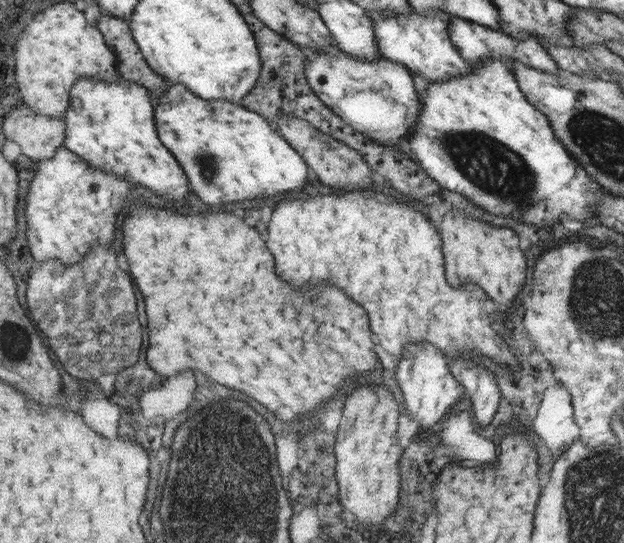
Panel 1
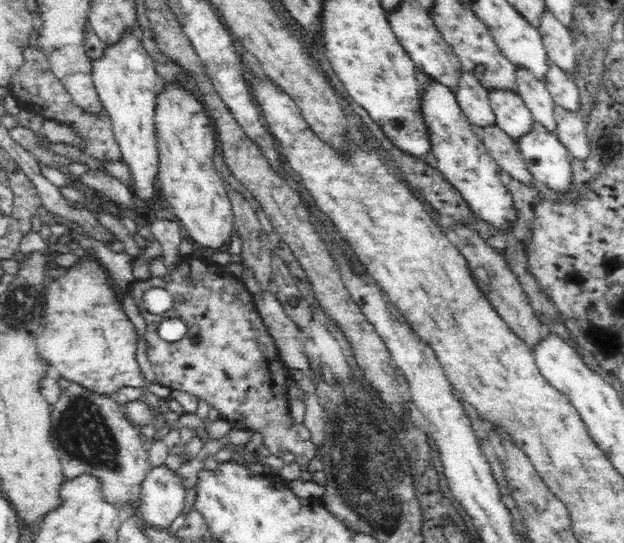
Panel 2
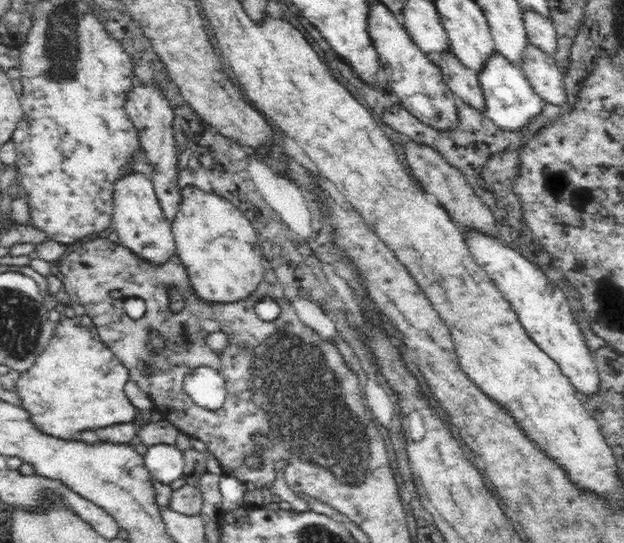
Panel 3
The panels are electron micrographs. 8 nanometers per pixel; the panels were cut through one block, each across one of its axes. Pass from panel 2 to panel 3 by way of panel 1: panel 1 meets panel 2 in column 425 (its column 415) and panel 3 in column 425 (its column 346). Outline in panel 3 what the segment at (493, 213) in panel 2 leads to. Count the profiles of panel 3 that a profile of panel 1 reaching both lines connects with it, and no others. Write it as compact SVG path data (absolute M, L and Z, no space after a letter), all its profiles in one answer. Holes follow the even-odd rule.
M381 2L371 4L368 8L368 33L374 43L378 62L384 70L385 78L391 90L398 95L400 104L422 123L429 124L437 130L451 130L458 124L455 94L444 82L442 71L425 51L418 48L408 34L400 17Z

